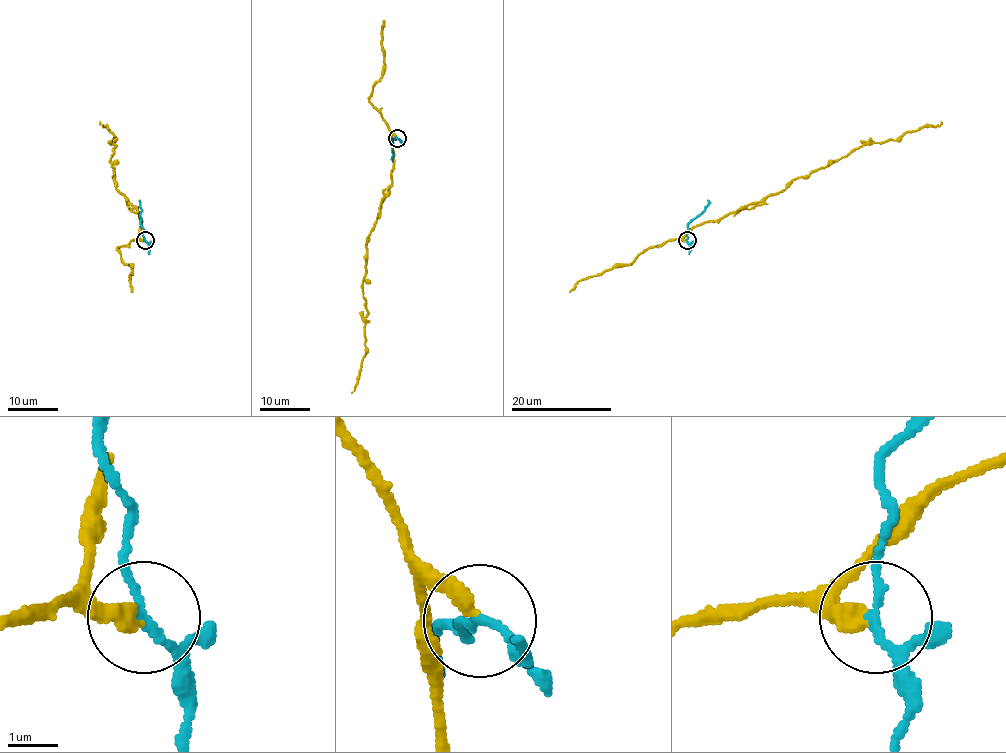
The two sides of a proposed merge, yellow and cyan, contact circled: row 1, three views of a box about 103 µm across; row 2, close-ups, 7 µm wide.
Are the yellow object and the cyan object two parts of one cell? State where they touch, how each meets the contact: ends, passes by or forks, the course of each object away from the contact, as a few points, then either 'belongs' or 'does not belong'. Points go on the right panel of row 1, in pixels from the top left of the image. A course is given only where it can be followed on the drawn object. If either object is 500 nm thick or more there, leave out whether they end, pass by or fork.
place (687, 240); yellow ends; cyan passes by; course yellow (686, 240), (693, 228), (762, 201), (862, 146), (898, 140), (941, 121); course cyan (687, 240), (687, 225), (703, 210), (707, 200); does not belong

